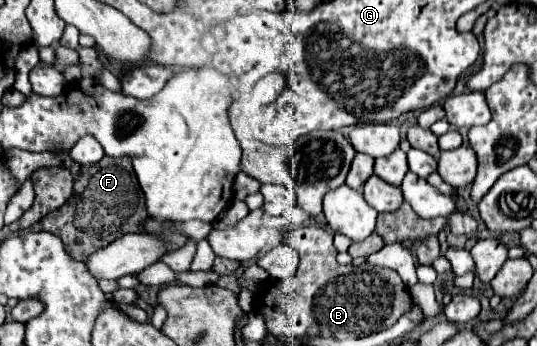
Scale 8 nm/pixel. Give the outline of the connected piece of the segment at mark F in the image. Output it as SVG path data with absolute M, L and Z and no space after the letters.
M102 157L98 163L82 167L82 177L74 183L72 201L64 203L60 209L48 213L40 223L34 223L26 231L50 231L60 235L66 251L76 261L88 261L88 257L116 237L124 233L142 233L140 223L148 217L144 195L138 185L132 157Z

